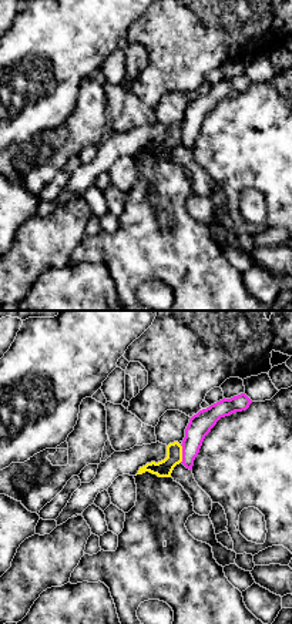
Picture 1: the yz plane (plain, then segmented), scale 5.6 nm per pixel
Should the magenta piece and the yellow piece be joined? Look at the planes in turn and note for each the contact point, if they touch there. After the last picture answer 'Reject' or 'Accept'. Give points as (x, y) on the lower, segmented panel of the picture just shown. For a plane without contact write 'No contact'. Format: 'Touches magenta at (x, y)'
Touches magenta at (183, 453)

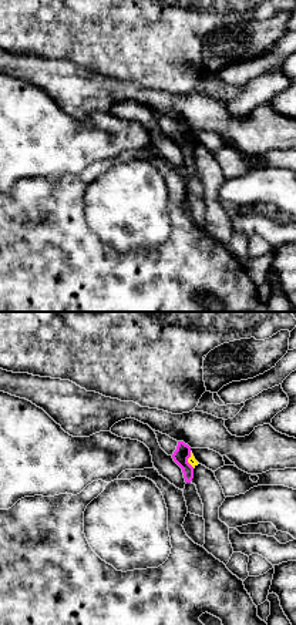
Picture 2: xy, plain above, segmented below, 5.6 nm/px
Touches magenta at (187, 460)

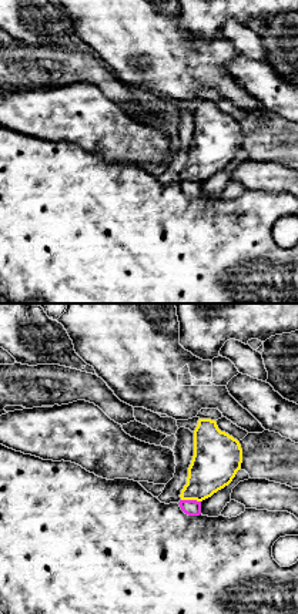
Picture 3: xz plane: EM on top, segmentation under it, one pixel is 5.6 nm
Touches magenta at (191, 500)

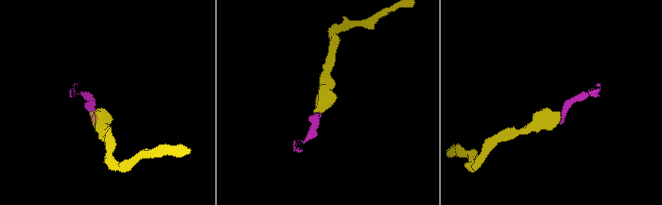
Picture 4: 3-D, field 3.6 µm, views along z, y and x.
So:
Accept

